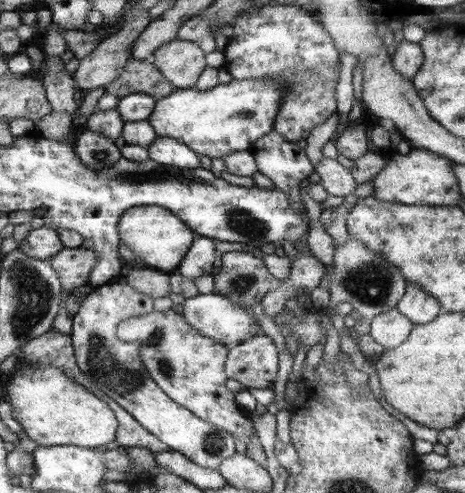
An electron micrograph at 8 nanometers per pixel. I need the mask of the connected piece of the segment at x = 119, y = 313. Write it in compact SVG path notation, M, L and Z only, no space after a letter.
M116 278L95 286L72 316L70 338L77 365L96 388L120 403L144 429L157 436L172 451L181 453L204 469L217 470L222 461L236 453L232 435L173 401L142 364L140 343L127 343L117 335L117 325L122 320L149 315L154 310L154 299L138 292L126 279Z

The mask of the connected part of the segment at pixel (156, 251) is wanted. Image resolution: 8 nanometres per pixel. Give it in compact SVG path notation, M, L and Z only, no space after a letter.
M159 206L132 207L119 221L121 242L126 244L142 265L159 271L174 272L184 262L194 243L194 231L177 214Z

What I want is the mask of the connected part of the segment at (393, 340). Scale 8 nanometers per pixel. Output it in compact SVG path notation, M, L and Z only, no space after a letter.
M394 307L373 318L369 333L384 349L396 348L409 337L414 325Z

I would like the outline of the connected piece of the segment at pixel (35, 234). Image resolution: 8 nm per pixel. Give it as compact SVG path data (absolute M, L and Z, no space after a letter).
M46 226L31 229L26 238L17 243L17 248L26 256L38 260L52 259L63 247L59 233Z

